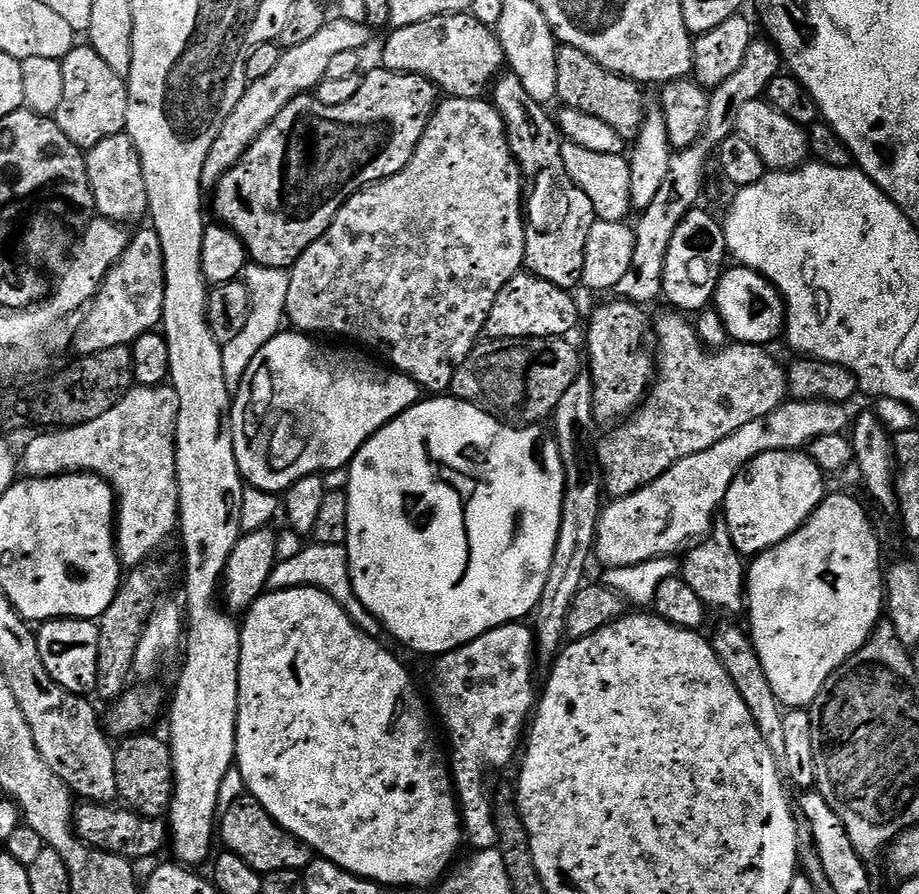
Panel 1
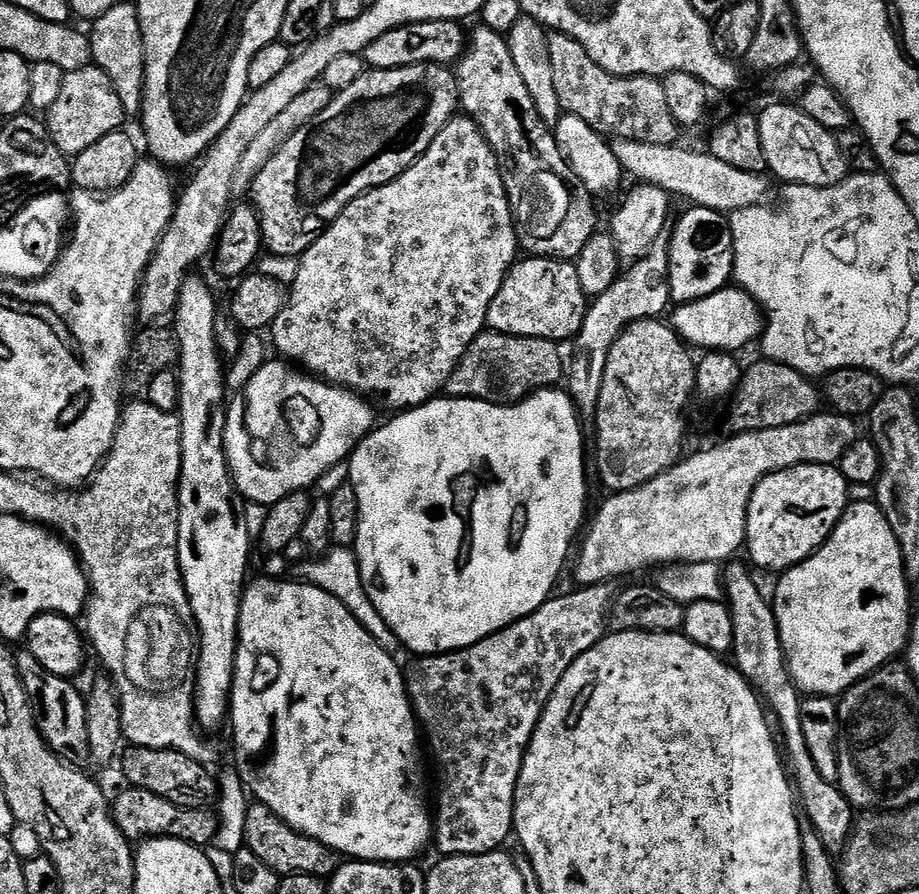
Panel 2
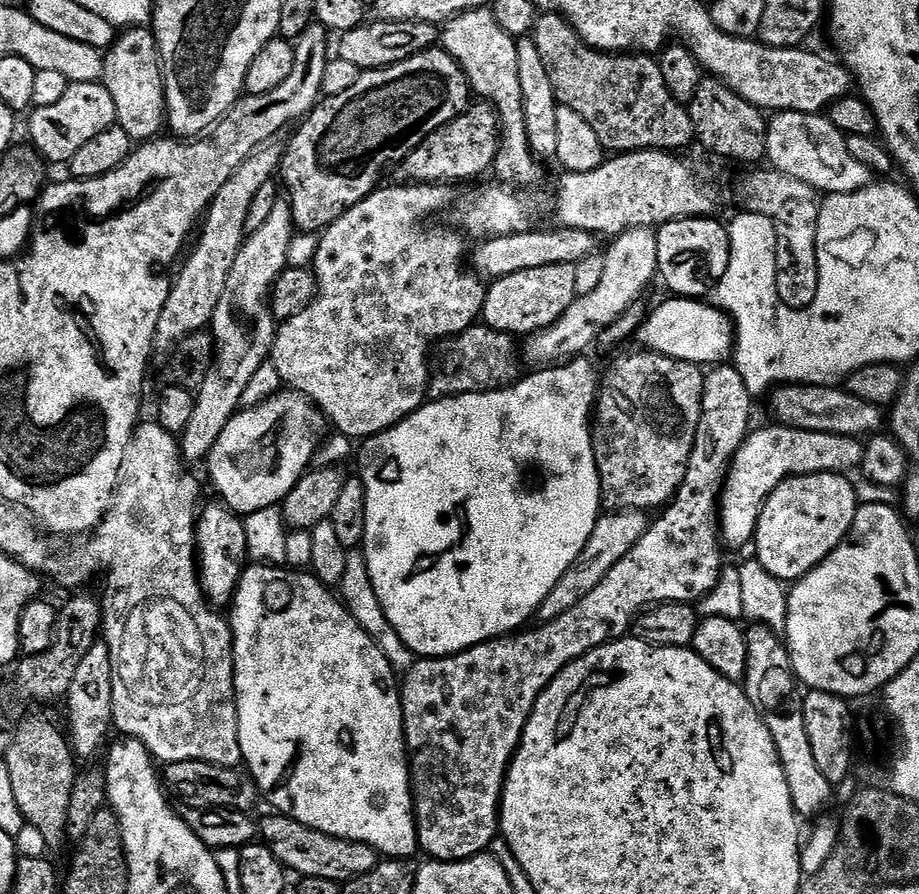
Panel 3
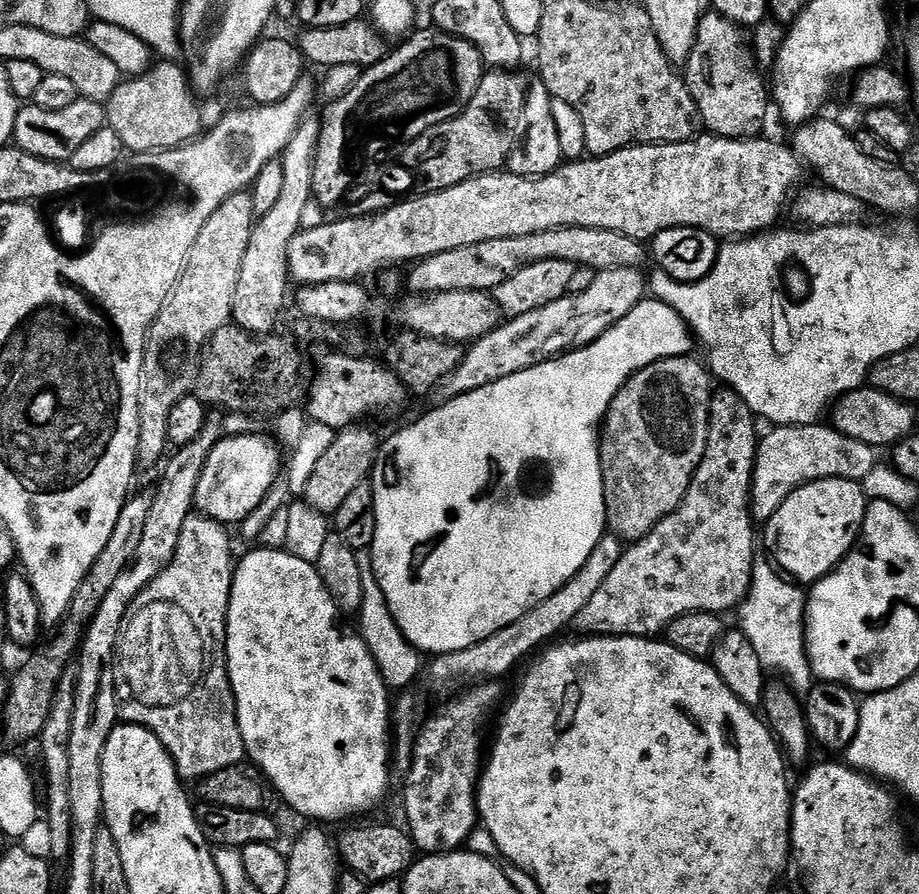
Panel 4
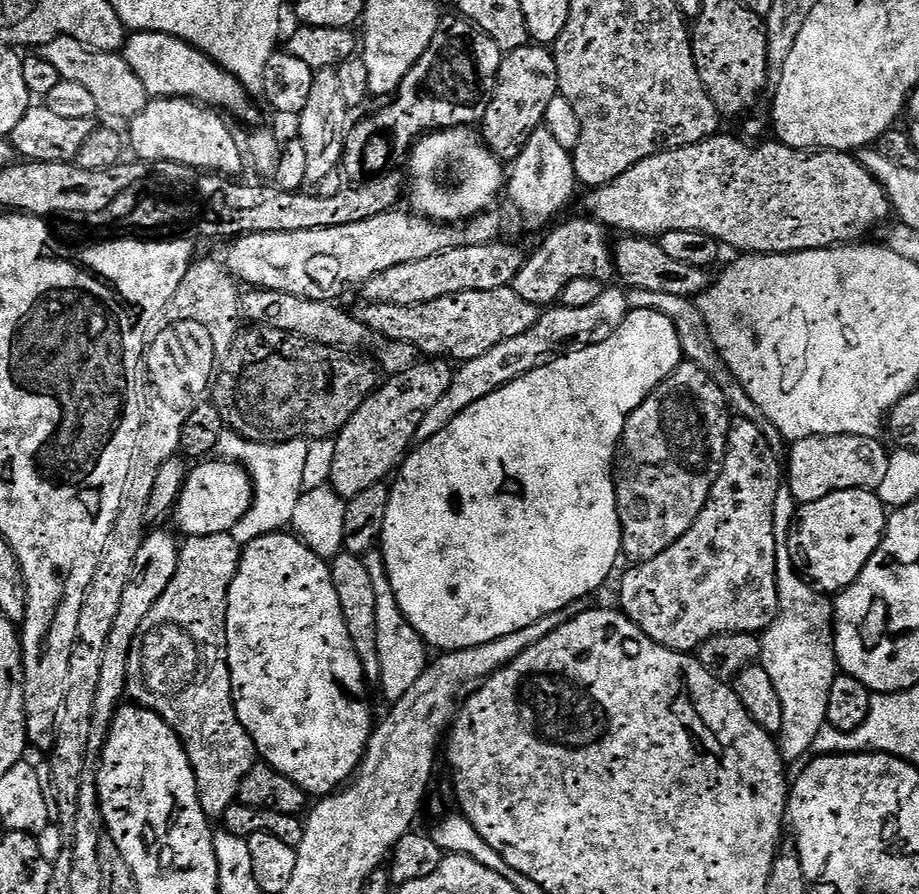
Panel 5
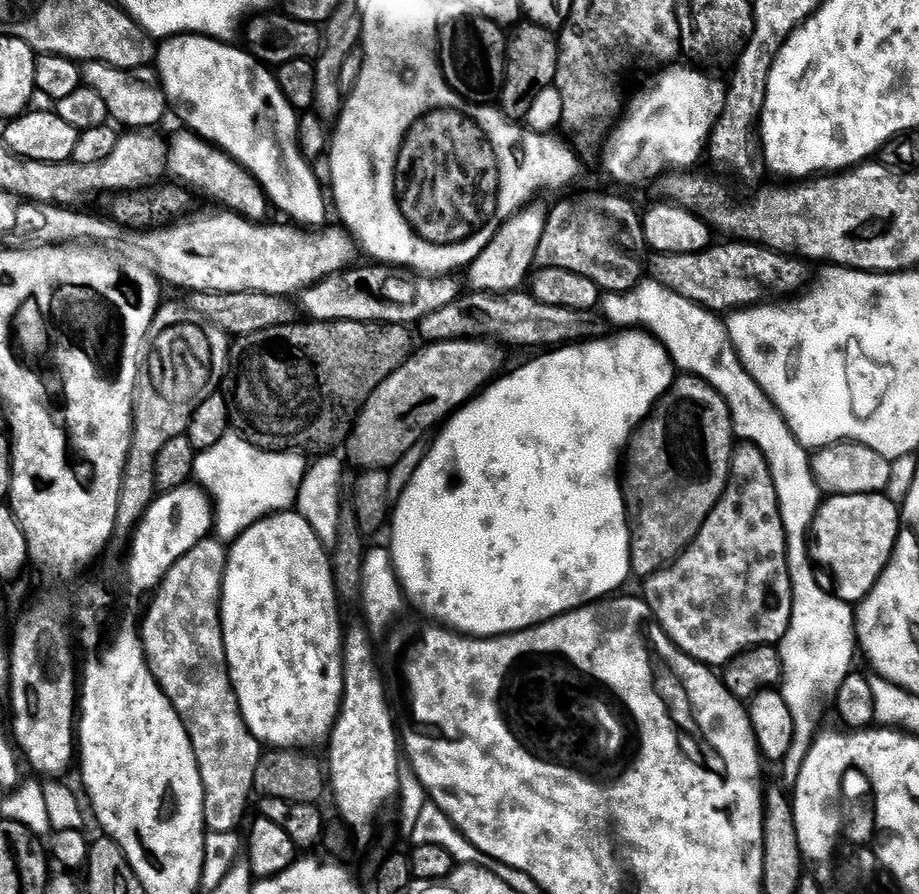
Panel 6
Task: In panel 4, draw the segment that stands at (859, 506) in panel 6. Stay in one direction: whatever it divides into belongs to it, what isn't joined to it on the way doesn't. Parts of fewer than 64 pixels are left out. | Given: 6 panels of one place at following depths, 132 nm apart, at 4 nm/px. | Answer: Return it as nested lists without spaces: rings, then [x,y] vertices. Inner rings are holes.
[[[816,480],[792,492],[786,502],[782,502],[782,506],[778,506],[778,510],[766,521],[768,544],[776,551],[775,567],[781,573],[789,572],[793,581],[804,586],[811,586],[824,576],[831,575],[857,547],[856,539],[859,536],[861,539],[865,531],[864,519],[868,514],[869,503],[865,485],[855,480]]]

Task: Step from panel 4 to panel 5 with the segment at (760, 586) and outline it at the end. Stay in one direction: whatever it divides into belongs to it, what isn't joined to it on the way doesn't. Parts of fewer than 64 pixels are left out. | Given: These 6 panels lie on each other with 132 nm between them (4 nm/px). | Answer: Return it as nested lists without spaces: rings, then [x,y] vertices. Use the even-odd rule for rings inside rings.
[[[781,573],[778,578],[777,607],[772,621],[760,636],[759,663],[770,675],[782,704],[782,722],[776,734],[777,748],[786,762],[811,751],[814,737],[826,726],[826,702],[833,678],[838,674],[835,655],[822,645],[814,630],[822,626],[817,591],[805,580]]]

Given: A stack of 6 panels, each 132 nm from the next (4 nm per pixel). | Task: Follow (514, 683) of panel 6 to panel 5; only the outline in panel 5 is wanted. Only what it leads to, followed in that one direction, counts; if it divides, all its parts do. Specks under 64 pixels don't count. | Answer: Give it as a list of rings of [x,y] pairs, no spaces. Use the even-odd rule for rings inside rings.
[[[532,668],[532,672],[524,672],[520,676],[520,684],[516,684],[516,716],[520,716],[520,724],[524,724],[524,732],[532,736],[532,740],[540,740],[540,744],[548,744],[548,748],[564,748],[564,752],[584,752],[584,748],[596,748],[596,744],[604,744],[608,740],[608,728],[612,728],[612,716],[608,716],[608,708],[592,696],[592,688],[588,684],[580,684],[576,676],[568,676],[568,672],[556,672],[556,668]]]

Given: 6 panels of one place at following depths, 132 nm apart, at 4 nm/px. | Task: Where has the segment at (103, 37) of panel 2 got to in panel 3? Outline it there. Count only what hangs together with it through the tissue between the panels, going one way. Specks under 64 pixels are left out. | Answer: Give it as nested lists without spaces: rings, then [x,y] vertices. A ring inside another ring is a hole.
[[[132,26],[125,32],[128,33],[125,36],[123,33],[116,43],[107,49],[102,82],[110,90],[110,98],[114,98],[118,127],[126,130],[126,134],[134,142],[147,142],[157,139],[163,133],[160,131],[166,128],[168,99],[164,91],[164,65],[160,61],[160,47],[156,45],[155,35],[147,27]]]

